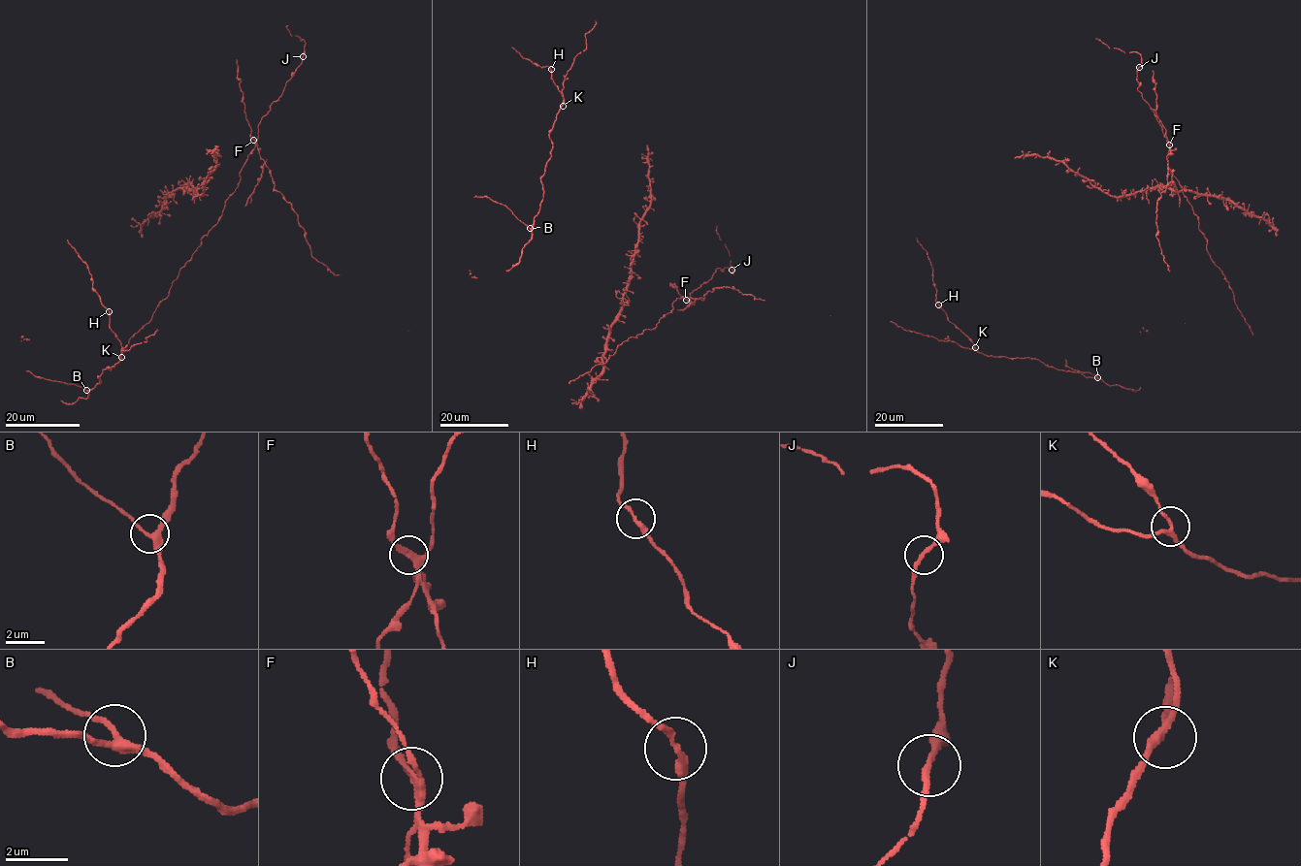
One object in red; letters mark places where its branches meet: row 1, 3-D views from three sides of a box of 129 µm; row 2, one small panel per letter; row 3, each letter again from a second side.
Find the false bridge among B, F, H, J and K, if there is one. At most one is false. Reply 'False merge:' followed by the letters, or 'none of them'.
False merge: F

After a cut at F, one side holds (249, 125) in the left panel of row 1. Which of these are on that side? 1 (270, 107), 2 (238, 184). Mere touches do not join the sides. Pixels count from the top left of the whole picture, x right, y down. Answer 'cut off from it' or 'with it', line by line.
1: cut off from it
2: cut off from it

